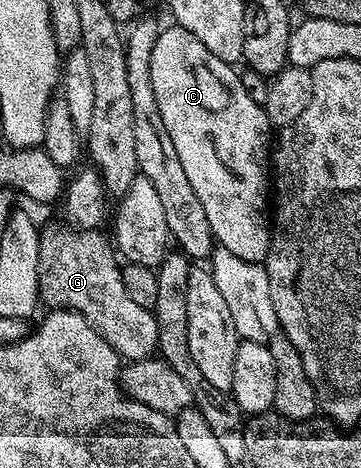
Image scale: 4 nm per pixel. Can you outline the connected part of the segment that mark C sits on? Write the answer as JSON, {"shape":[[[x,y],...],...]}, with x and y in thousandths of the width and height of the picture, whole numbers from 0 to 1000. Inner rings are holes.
{"shape":[[[488,49],[471,56],[438,68],[429,100],[418,100],[413,154],[429,220],[440,220],[440,246],[452,246],[452,271],[474,288],[485,331],[496,331],[496,350],[529,402],[551,417],[551,434],[562,434],[593,517],[640,536],[640,545],[662,545],[662,553],[731,560],[745,547],[751,504],[751,269],[734,226],[693,209],[668,175],[668,156],[643,137],[590,118],[507,56]]]}

